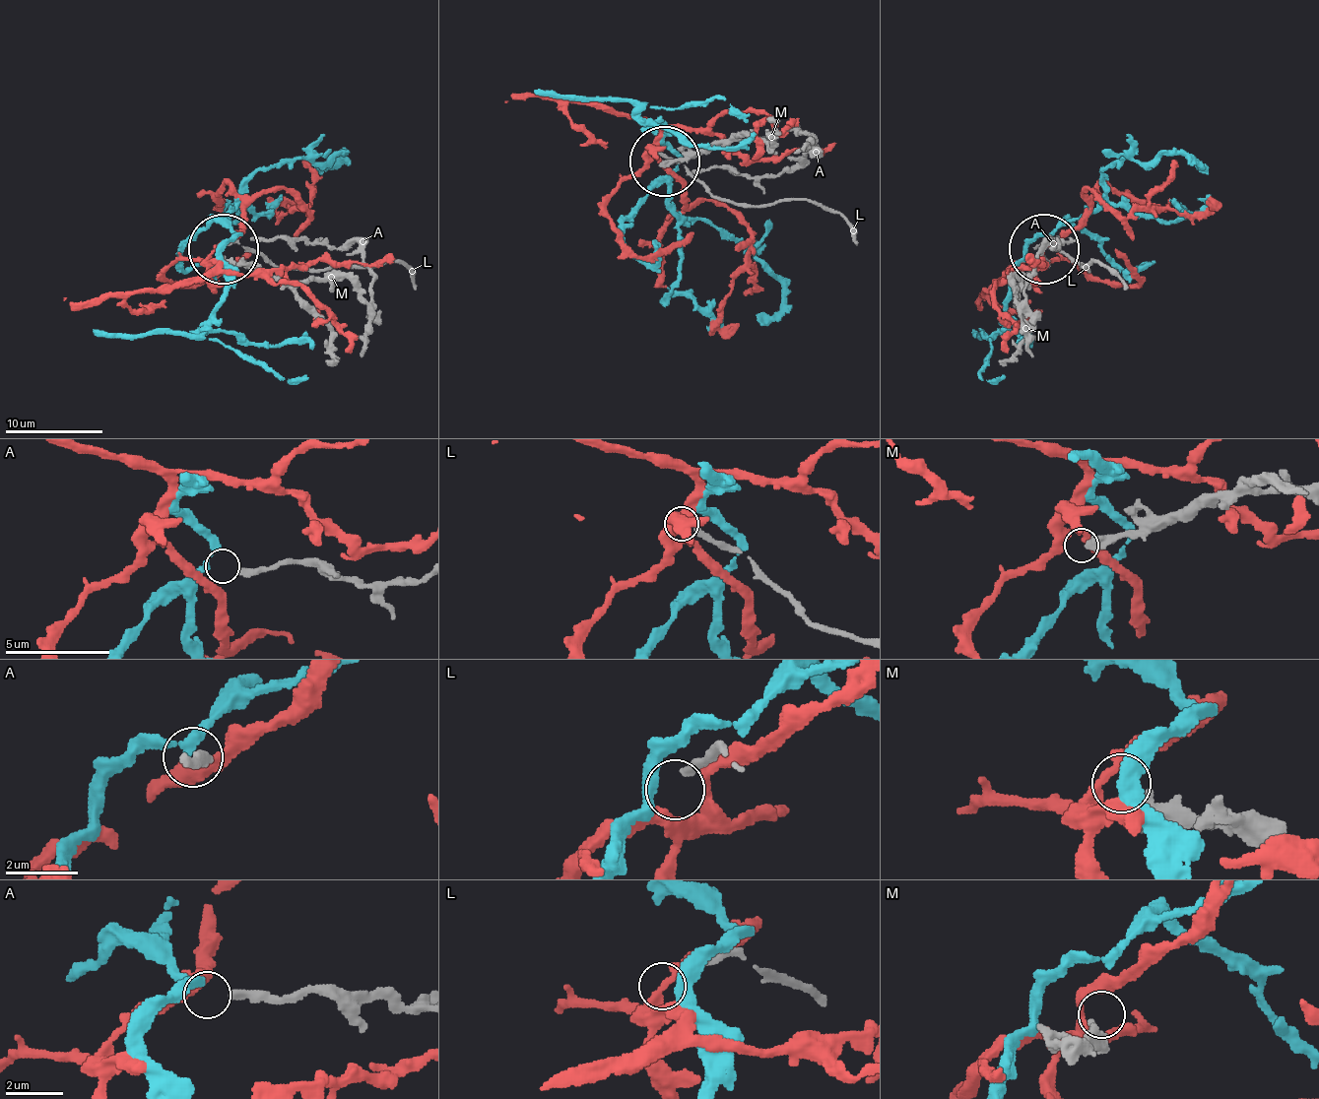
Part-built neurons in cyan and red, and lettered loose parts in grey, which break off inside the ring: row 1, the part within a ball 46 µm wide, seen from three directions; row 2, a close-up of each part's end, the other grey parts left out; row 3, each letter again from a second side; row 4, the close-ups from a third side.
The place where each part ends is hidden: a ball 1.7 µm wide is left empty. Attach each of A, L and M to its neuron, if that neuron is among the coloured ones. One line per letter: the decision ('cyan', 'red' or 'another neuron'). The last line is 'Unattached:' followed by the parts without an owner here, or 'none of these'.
A: cyan
L: another neuron
M: another neuron
Unattached: L, M

